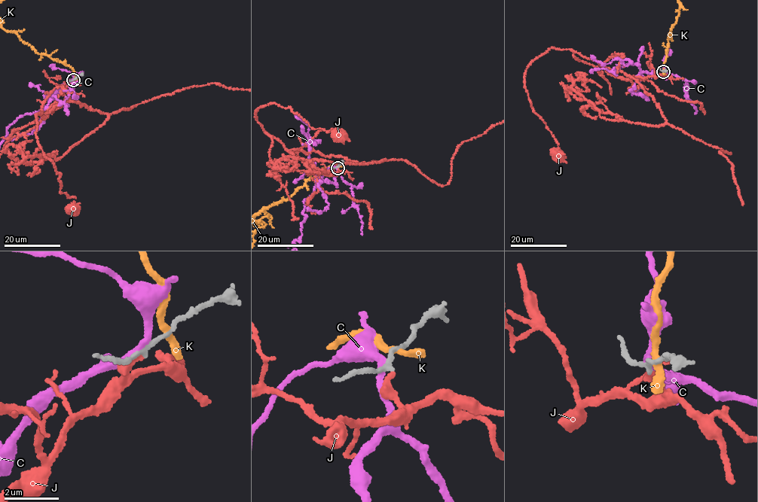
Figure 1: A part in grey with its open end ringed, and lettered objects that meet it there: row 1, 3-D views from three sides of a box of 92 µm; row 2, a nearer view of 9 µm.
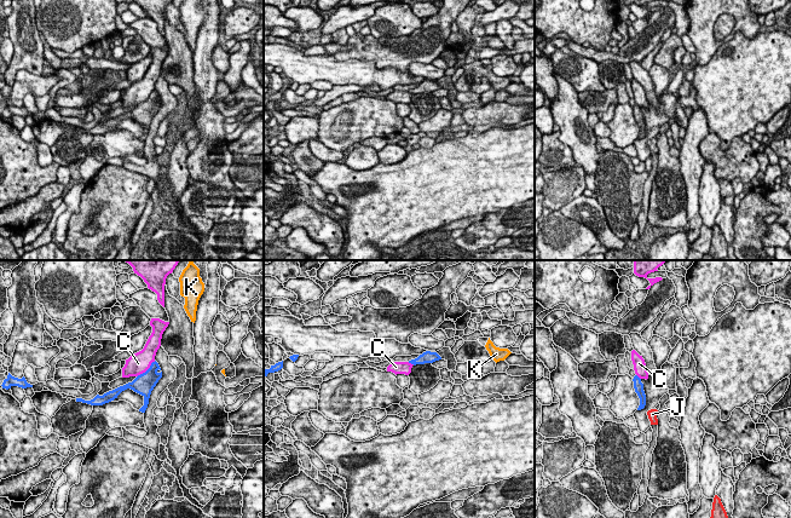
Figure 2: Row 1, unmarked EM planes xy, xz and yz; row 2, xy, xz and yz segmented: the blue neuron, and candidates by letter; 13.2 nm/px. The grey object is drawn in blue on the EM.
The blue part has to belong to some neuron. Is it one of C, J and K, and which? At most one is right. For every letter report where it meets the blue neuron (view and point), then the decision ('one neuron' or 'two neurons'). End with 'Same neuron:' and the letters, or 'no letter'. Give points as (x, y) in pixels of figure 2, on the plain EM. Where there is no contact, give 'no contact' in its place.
C: meets blue in xy at (148, 98); two neurons
J: no contact; one neuron
K: no contact; two neurons
Same neuron: J

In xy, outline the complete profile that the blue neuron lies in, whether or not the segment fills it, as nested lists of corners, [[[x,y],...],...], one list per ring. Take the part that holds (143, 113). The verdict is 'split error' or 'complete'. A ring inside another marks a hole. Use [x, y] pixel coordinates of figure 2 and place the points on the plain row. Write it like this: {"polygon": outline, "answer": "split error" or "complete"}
{"polygon": [[[155,90],[151,92],[150,97],[145,102],[138,104],[132,111],[128,111],[112,120],[109,120],[109,121],[104,122],[103,125],[97,123],[91,130],[76,127],[76,131],[87,132],[91,134],[103,134],[103,133],[109,132],[109,131],[114,130],[115,127],[117,127],[117,125],[122,120],[131,117],[134,121],[137,121],[144,126],[144,134],[139,138],[139,140],[145,142],[148,133],[149,133],[149,127],[151,123],[151,120],[154,119],[154,116],[156,115],[158,109],[162,107],[162,100],[158,102],[157,100],[158,98],[161,99],[158,92]]], "answer": "complete"}

